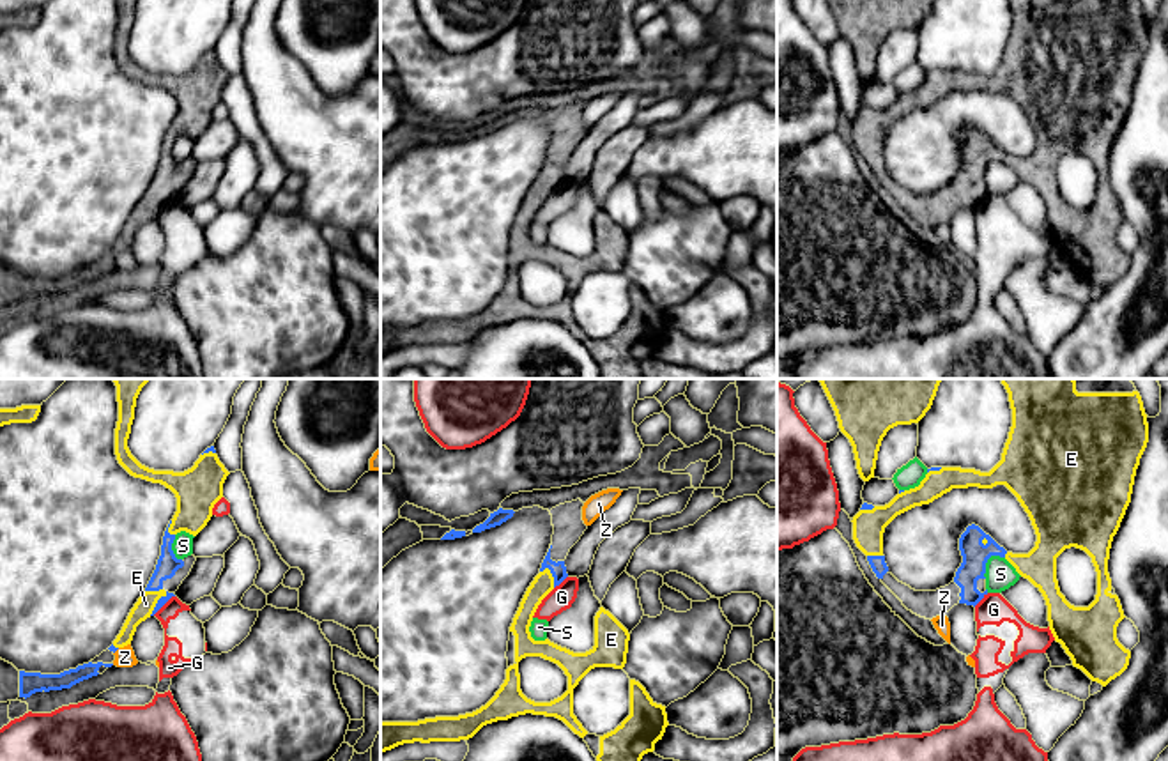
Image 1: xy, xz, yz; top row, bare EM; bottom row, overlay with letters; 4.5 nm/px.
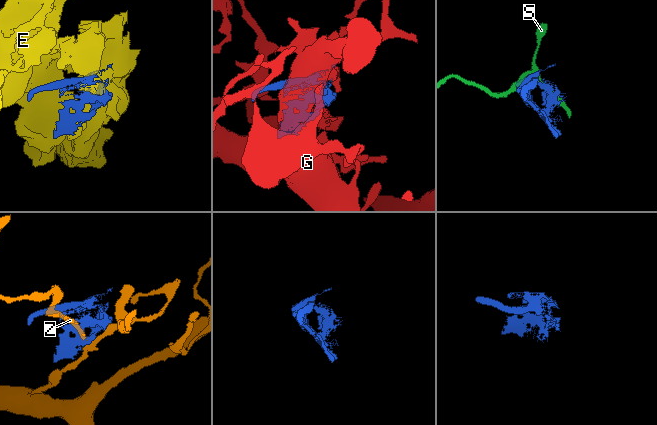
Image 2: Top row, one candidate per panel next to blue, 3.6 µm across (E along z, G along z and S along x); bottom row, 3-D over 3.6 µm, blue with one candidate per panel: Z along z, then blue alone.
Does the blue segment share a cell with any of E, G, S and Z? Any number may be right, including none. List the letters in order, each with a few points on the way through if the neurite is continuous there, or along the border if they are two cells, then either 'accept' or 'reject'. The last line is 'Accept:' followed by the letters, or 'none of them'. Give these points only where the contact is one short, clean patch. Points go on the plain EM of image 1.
E: accept
G: reject
S: reject
Z: reject
Accept: E

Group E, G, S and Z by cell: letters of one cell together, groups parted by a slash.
E / G / S / Z

